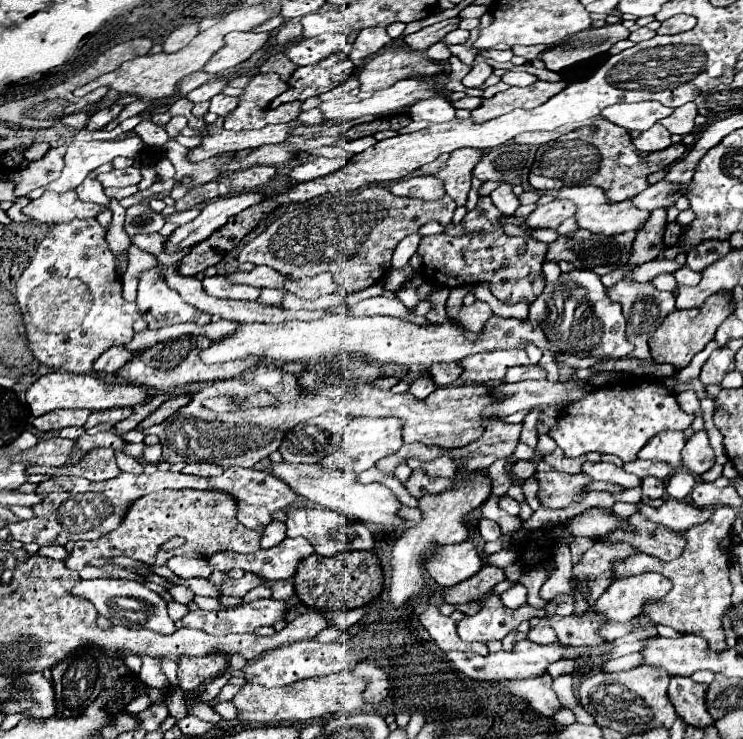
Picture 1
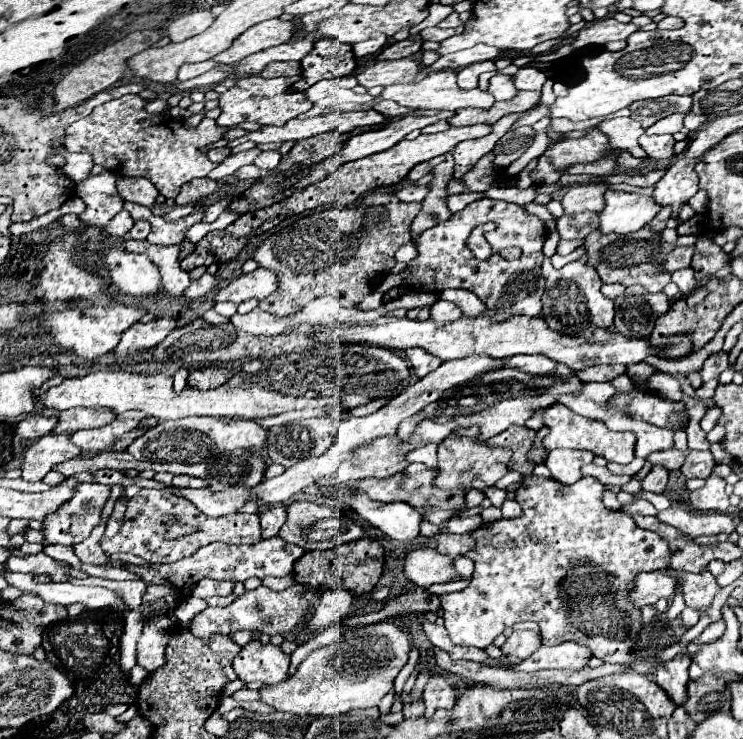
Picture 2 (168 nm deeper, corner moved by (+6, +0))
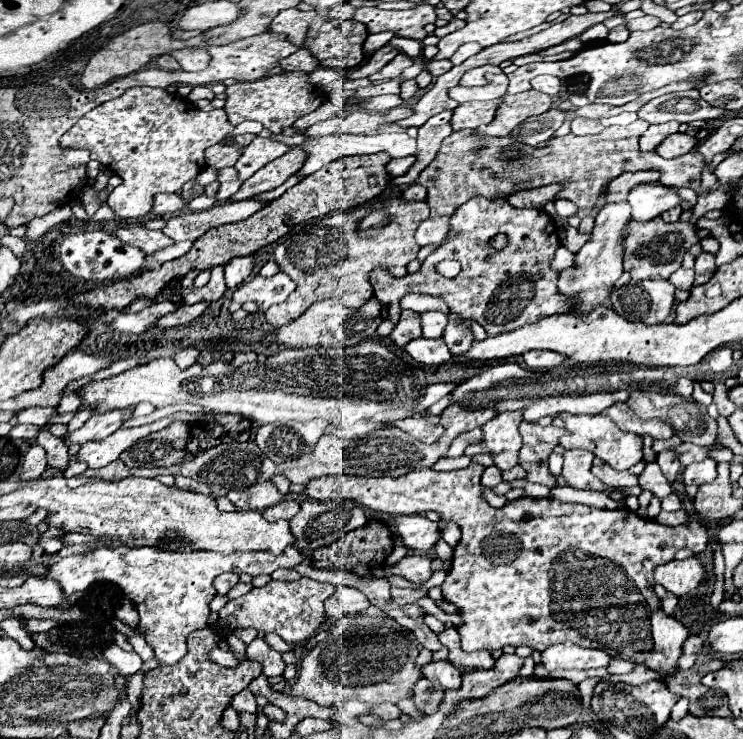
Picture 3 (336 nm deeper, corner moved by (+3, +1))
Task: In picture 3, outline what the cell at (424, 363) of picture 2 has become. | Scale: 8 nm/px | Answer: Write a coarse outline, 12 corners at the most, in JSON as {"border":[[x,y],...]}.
{"border":[[418,337],[406,345],[412,359],[440,365],[452,357],[442,339]]}

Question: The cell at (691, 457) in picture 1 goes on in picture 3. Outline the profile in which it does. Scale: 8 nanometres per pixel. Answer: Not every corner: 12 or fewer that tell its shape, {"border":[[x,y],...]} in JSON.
{"border":[[716,461],[692,463],[682,471],[684,485],[710,483]]}

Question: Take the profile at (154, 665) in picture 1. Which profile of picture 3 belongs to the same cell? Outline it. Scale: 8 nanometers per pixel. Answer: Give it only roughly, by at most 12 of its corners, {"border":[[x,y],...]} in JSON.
{"border":[[96,547],[48,567],[66,597],[94,581],[136,603],[162,665],[208,627],[213,581],[302,563],[282,555]]}

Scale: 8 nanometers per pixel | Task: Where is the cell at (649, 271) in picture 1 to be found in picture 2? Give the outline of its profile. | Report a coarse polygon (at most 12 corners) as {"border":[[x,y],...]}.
{"border":[[693,246],[675,248],[661,262],[663,272],[675,272],[691,264]]}

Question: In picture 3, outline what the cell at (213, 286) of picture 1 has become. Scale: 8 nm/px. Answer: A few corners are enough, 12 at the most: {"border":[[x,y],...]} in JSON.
{"border":[[286,273],[256,275],[234,291],[234,301],[256,301],[266,313],[296,289]]}

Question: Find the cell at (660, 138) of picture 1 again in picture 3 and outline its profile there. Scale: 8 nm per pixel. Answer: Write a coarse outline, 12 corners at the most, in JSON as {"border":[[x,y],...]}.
{"border":[[688,133],[670,135],[656,153],[676,159],[690,153],[698,139]]}

